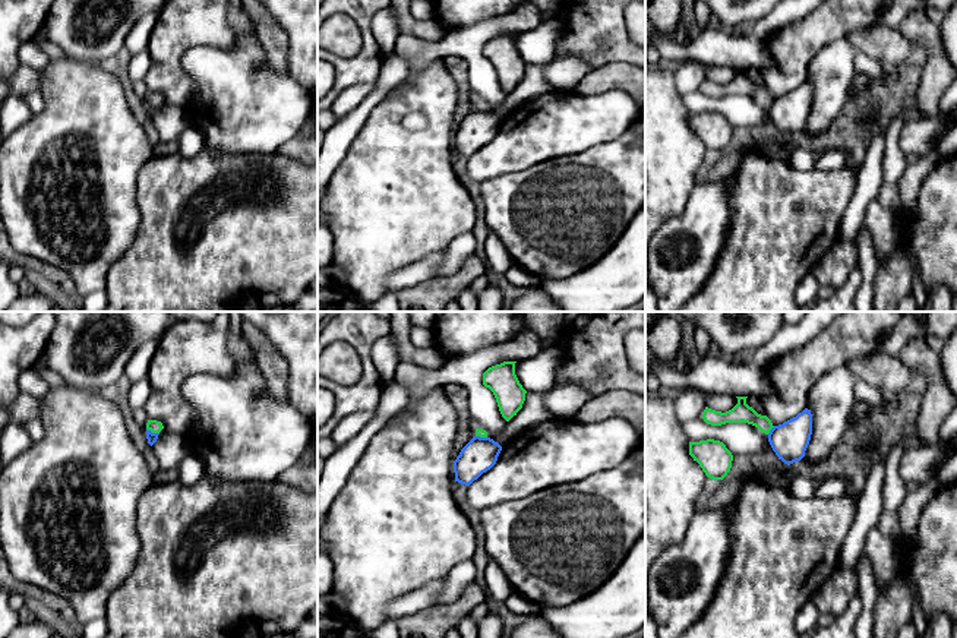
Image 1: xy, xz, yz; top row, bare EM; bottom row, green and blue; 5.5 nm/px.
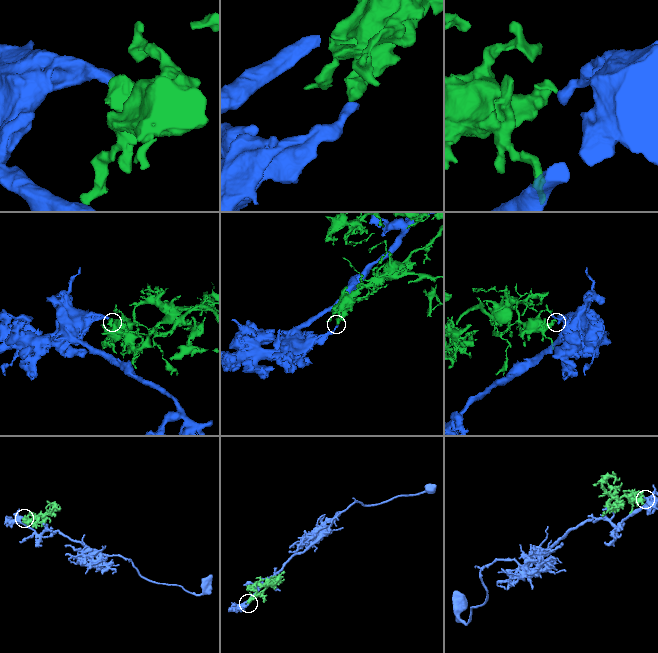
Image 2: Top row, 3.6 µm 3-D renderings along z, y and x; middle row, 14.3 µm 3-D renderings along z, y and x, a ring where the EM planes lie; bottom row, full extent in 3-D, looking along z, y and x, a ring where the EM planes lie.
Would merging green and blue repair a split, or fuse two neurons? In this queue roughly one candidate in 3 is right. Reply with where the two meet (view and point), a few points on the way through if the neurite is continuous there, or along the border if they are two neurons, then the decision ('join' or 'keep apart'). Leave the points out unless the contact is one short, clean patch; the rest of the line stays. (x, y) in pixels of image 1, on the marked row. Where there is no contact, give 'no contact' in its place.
contact xy (152, 432); border xy (147, 428), (158, 433); keep apart

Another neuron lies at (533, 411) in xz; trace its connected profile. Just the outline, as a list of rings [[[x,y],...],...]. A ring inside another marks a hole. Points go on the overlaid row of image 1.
[[[527,392],[522,408],[508,421],[505,432],[493,440],[503,446],[527,429],[560,419],[544,407],[546,394],[547,392]]]

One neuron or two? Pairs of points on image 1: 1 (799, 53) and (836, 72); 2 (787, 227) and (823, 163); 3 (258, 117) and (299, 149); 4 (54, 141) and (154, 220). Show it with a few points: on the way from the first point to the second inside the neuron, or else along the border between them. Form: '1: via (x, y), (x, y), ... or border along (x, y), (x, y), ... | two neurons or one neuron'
1: border along (842, 40), (826, 44), (815, 54), (805, 79) | two neurons
2: border along (843, 166), (834, 170), (815, 169) | two neurons
3: border along (299, 130), (280, 149) | two neurons
4: border along (139, 171), (136, 183), (139, 227), (133, 239) | two neurons

